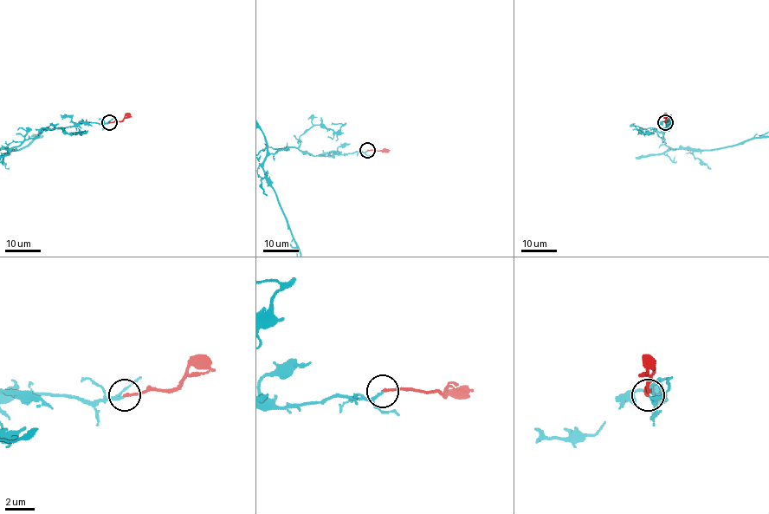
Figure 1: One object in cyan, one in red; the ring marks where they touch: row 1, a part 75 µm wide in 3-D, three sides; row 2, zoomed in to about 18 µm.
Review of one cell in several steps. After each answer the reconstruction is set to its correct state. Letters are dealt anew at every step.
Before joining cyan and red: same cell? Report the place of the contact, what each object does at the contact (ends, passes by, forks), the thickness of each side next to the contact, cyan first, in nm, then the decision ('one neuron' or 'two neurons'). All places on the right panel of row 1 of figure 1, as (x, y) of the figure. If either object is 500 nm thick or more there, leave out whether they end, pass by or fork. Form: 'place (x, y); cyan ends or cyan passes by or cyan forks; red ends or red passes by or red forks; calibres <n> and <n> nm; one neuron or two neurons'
place (665, 122); cyan passes by; red ends; calibres 120 and 190 nm; one neuron

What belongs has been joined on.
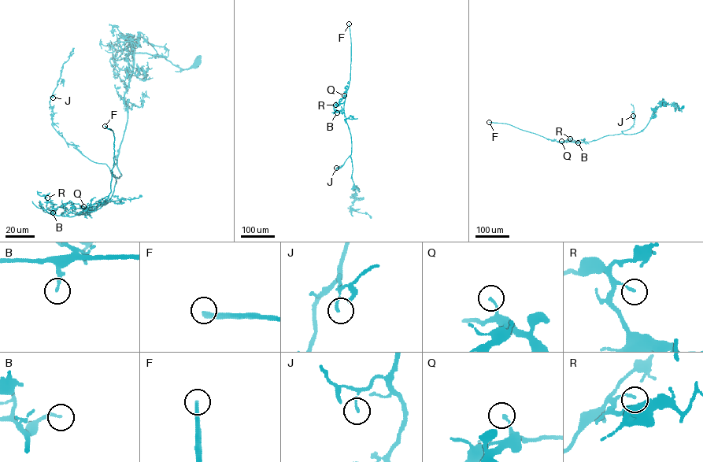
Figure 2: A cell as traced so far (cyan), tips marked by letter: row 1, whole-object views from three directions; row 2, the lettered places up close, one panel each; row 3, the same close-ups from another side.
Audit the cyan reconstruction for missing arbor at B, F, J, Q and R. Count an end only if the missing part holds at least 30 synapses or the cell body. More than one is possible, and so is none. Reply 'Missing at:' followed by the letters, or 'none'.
Missing at: B, F

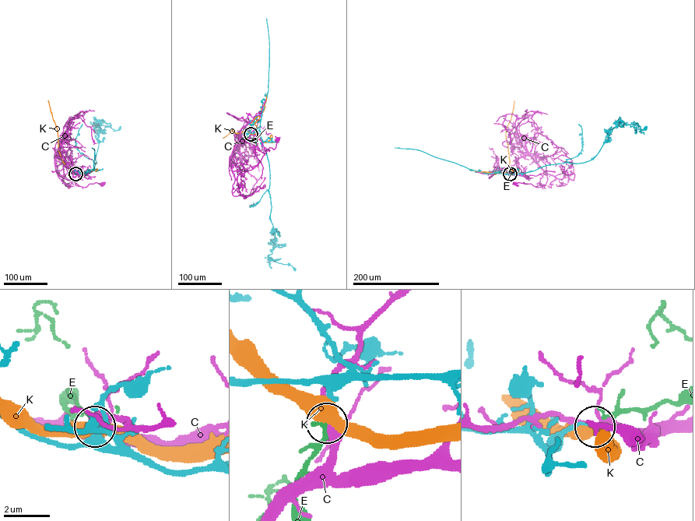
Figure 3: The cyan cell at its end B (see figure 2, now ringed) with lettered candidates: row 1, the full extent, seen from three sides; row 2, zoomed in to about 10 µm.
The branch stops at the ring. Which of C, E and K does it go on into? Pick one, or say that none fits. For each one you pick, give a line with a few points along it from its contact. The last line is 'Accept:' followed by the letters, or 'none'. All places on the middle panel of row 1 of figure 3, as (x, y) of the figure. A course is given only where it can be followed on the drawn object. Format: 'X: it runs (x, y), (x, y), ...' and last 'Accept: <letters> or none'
E: it runs (250, 134), (250, 138), (256, 144)
Accept: E

